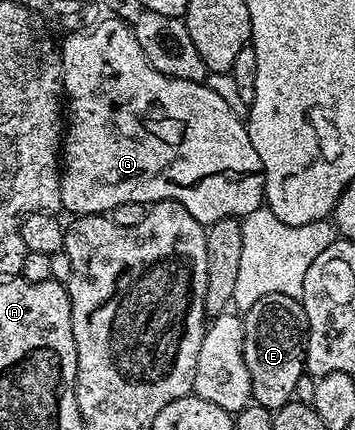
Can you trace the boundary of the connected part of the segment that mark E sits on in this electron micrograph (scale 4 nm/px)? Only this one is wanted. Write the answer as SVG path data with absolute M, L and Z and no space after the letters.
M271 295L254 301L254 305L242 315L244 321L244 356L246 367L250 369L252 397L254 402L275 413L279 407L293 402L296 386L300 378L305 378L304 349L308 341L308 322L304 304L294 297Z

